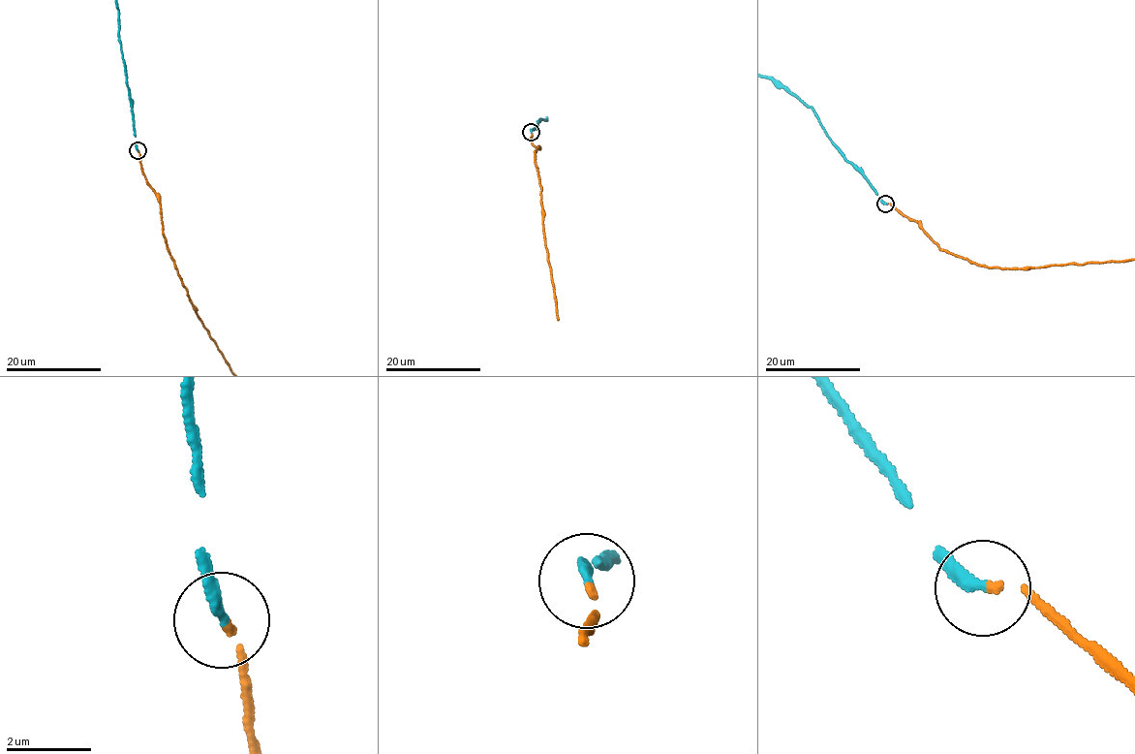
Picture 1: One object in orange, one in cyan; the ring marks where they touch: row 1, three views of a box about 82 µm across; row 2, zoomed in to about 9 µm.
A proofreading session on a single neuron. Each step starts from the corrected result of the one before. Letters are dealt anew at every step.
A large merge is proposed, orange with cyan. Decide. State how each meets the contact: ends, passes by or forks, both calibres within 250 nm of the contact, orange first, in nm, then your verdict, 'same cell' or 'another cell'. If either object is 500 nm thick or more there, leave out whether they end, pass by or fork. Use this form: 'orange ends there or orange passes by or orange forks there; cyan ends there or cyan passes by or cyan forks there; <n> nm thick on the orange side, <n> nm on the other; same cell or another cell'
orange ends there; cyan ends there; 130 nm thick on the orange side, 240 nm on the other; same cell

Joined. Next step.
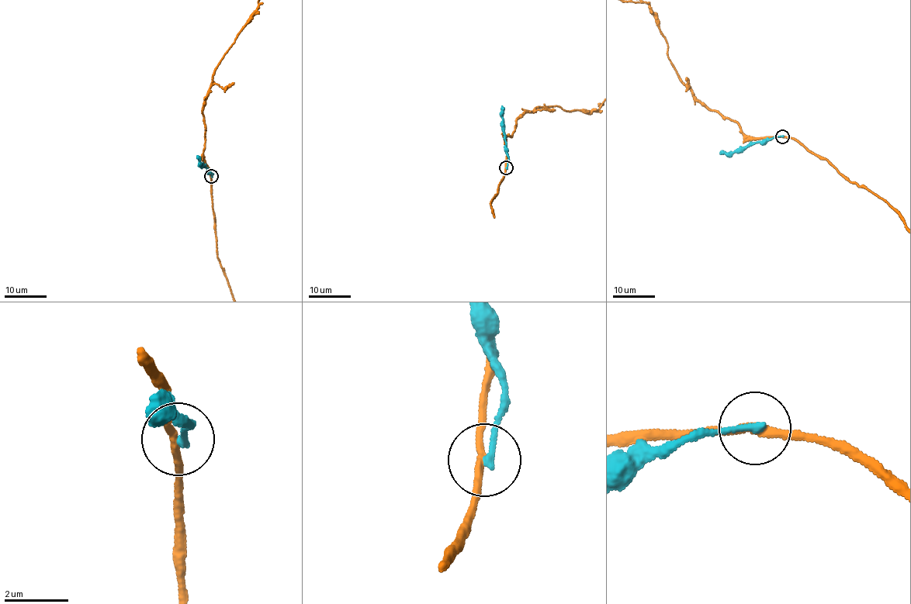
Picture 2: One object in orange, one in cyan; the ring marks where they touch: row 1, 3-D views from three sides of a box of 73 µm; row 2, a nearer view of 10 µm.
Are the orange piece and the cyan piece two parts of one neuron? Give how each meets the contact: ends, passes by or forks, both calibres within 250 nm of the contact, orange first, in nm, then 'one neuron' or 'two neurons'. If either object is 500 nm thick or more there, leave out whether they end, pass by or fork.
orange passes by; cyan ends; calibres 240 and 240 nm; two neurons

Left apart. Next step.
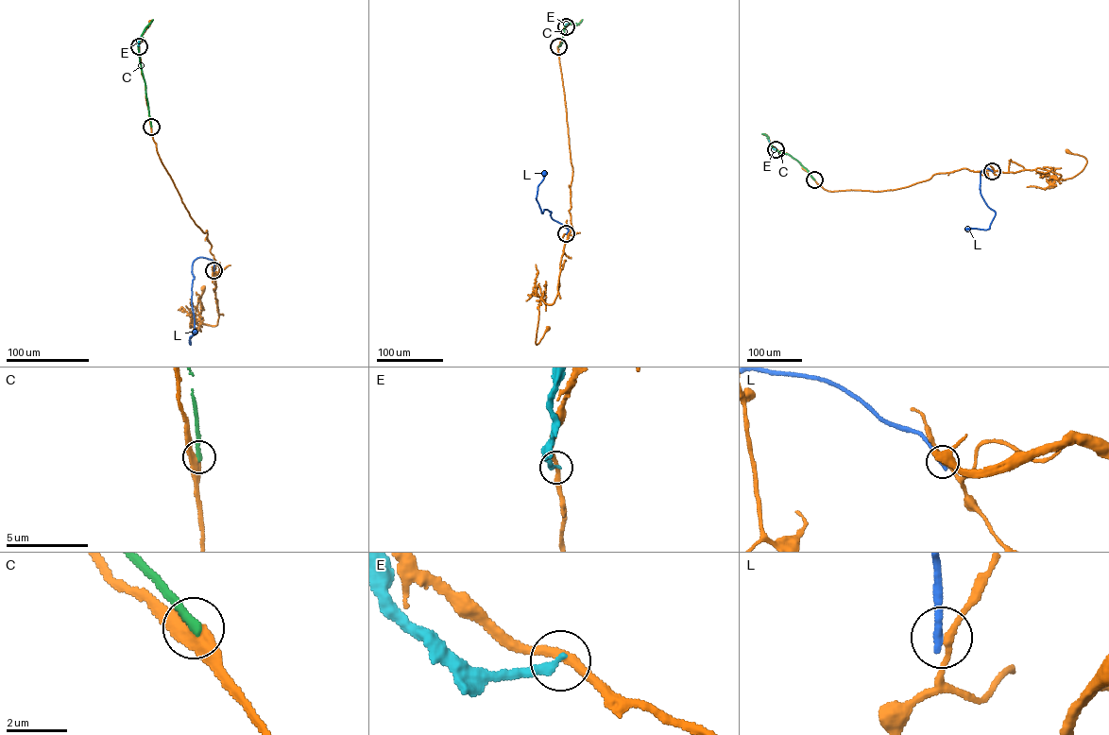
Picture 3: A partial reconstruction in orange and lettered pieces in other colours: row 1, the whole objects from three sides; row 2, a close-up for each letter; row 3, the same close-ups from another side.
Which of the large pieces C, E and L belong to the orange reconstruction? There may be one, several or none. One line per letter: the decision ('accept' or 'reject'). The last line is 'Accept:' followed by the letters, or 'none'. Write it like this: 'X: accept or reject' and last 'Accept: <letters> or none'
C: reject
E: reject
L: reject
Accept: none

